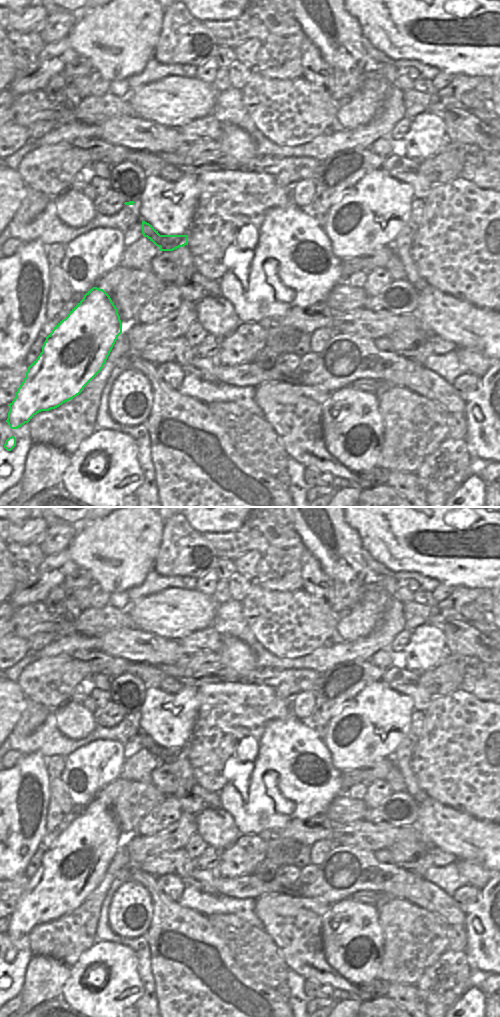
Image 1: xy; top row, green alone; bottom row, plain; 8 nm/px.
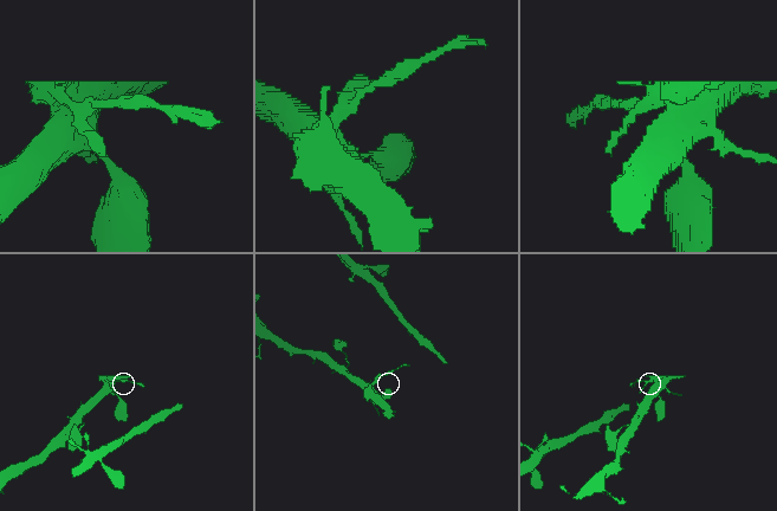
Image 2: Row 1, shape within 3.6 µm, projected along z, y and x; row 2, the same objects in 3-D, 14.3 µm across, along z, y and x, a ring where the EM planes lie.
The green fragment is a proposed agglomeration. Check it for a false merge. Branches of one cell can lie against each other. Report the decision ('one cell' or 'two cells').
two cells

